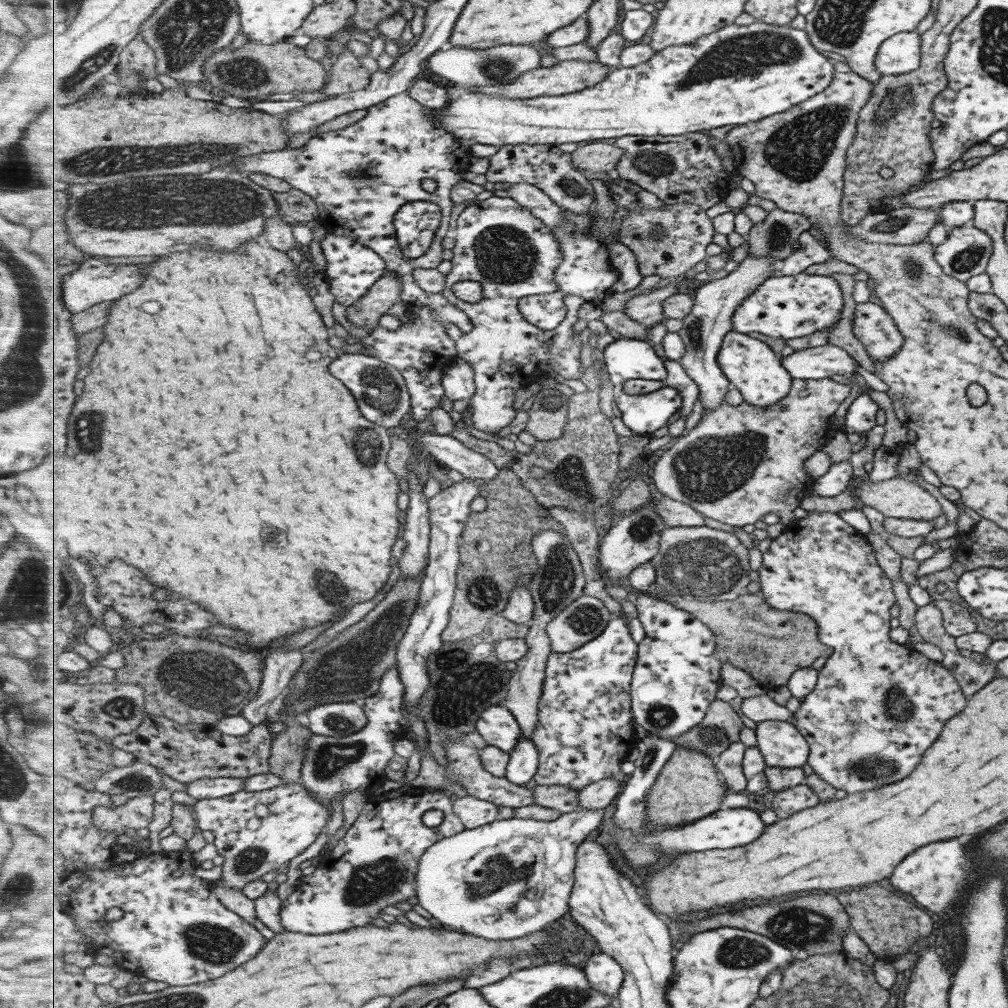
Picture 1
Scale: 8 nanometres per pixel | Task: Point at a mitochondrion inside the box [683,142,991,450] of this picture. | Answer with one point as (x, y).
(959, 333)

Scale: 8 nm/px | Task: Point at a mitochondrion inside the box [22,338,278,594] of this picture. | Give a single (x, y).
(89, 423)

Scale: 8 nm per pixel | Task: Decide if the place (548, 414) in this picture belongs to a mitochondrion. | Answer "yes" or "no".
no

